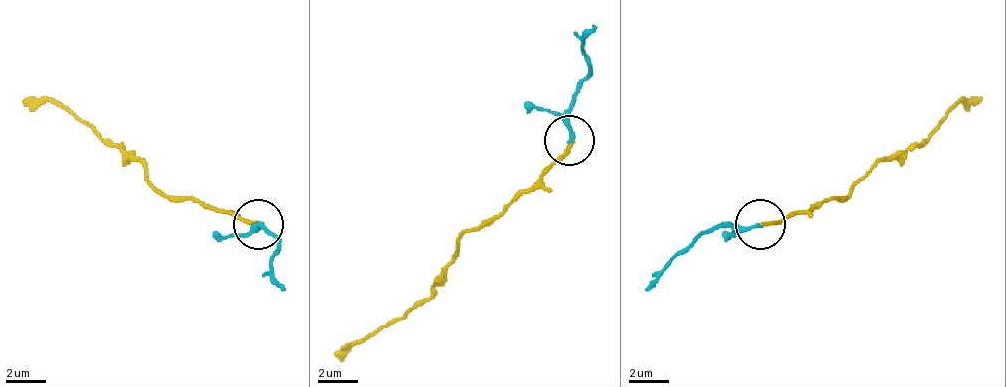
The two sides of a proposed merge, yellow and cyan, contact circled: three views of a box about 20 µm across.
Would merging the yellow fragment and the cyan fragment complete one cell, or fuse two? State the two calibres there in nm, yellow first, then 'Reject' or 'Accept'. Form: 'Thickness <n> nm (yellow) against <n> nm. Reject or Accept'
Thickness 180 nm (yellow) against 200 nm. Accept

